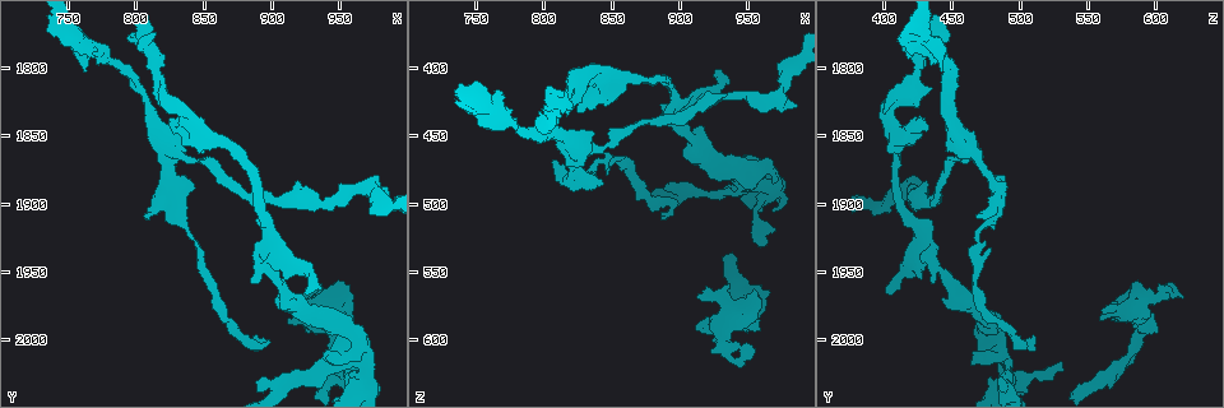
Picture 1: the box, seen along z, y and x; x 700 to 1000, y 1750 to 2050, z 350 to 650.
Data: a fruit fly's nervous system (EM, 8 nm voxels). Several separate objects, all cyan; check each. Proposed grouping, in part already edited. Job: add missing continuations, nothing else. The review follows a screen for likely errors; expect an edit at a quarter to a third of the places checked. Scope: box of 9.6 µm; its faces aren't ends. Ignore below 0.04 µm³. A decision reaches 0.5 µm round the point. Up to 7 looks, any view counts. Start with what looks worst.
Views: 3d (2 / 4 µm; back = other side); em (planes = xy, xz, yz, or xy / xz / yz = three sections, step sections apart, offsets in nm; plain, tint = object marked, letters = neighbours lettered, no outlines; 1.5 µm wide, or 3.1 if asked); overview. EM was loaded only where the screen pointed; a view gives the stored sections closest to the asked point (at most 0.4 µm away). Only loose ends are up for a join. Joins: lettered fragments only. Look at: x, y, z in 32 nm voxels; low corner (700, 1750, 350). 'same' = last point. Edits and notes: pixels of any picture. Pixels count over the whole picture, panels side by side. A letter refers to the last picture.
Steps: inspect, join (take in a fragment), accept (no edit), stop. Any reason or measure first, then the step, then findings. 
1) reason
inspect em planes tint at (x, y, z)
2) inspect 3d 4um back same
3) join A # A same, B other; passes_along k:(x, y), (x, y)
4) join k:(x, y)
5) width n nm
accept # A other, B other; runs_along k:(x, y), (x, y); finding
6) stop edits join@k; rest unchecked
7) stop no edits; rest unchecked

an open end
inspect 3d 2um at (772, 1792, 418)

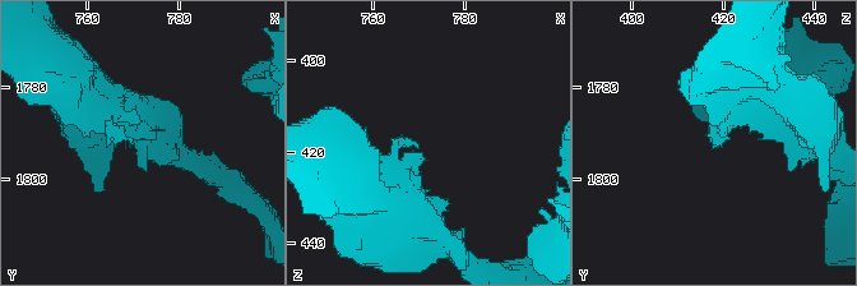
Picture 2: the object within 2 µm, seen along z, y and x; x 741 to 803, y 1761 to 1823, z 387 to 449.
now the EM
inspect em planes letters at (769, 1791, 419)

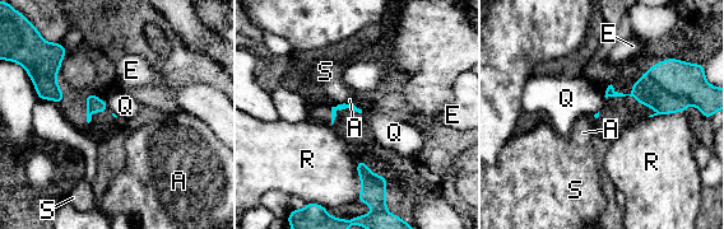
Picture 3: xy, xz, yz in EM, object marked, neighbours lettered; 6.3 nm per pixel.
accept # A other, E other, Q other, R other, S other; border 3:(105, 99), (106, 107), (110, 111); no lettered fragment goes on from it

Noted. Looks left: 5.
inspect 3d 4um at (956, 1960, 588)

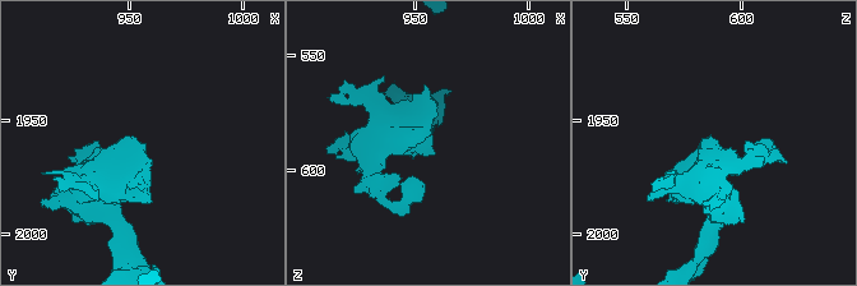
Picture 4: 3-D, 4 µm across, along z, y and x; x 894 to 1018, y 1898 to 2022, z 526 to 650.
inspect em xz step 4 letters at (955, 1959, 586)

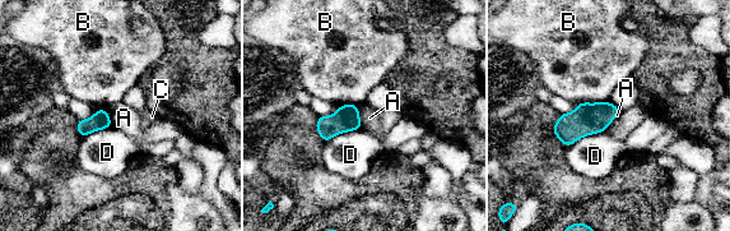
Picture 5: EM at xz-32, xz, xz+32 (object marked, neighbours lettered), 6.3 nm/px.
accept # A other, B other, C other, D other; border 5:(358, 105), (358, 119), (362, 128); none of them fits

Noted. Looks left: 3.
branch stops here
inspect 3d 4um at (984, 1894, 428)

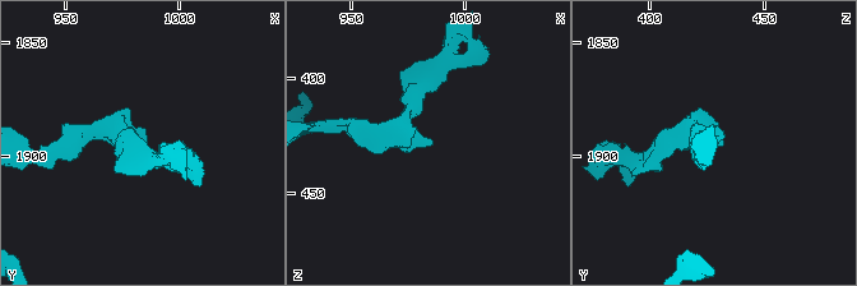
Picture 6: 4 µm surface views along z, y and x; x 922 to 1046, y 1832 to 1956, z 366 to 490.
inspect em xy step 8 tint at (986, 1893, 429)

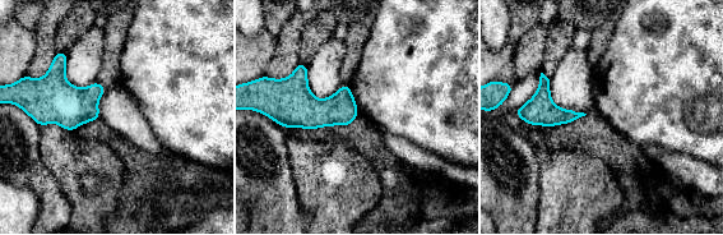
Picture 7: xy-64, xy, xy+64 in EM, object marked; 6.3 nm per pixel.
inspect em planes letters same

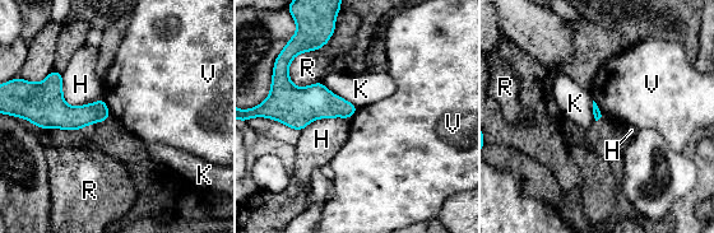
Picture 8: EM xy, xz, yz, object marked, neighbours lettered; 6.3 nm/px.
accept # H other, K other, R other, V other; border 8:(102, 97), (111, 116); no lettered fragment goes on from it

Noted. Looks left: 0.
stop no edits; rest unchecked

